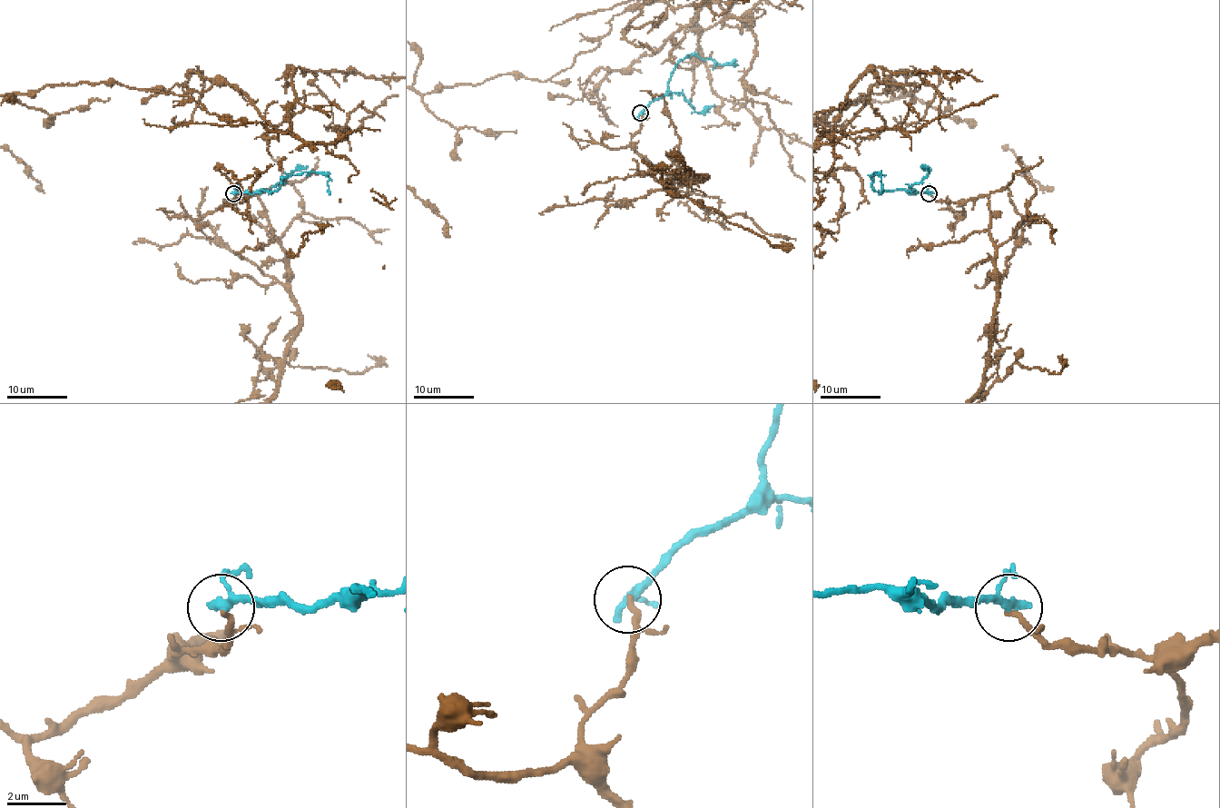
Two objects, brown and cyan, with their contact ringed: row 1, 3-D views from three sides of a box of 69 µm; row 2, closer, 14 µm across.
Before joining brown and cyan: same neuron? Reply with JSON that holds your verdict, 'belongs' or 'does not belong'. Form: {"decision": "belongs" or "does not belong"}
{"decision": "does not belong"}

